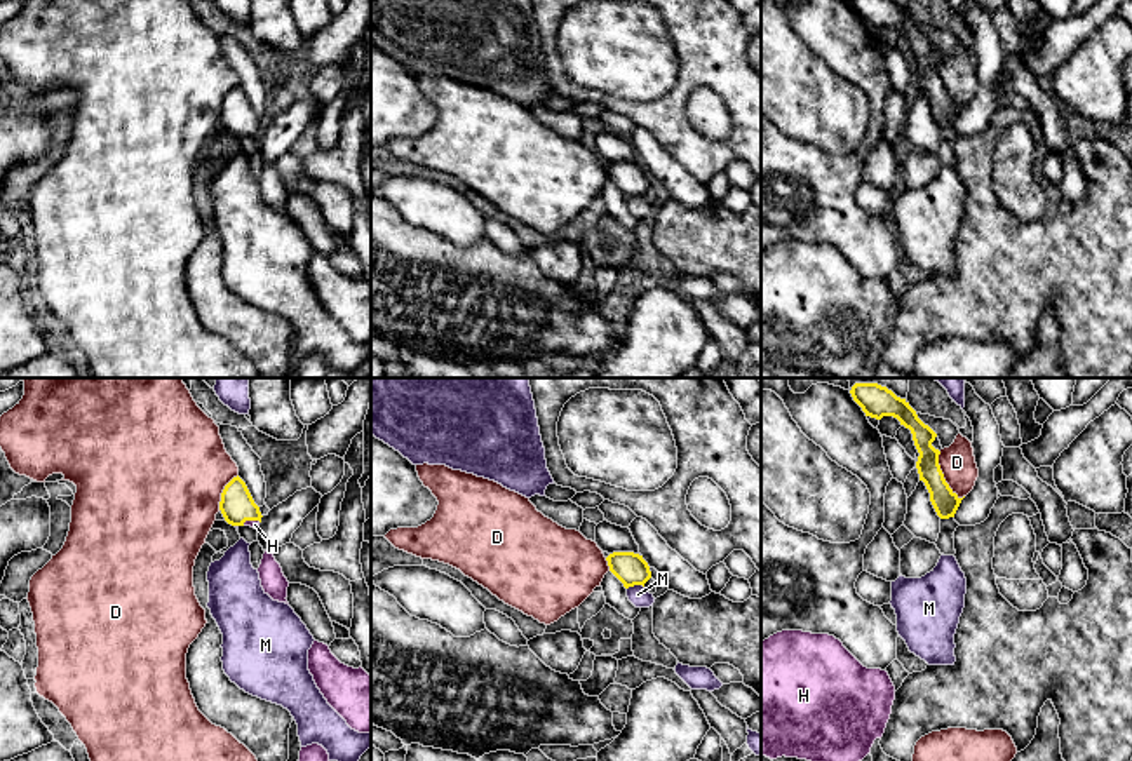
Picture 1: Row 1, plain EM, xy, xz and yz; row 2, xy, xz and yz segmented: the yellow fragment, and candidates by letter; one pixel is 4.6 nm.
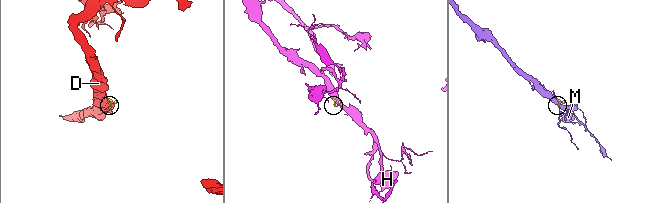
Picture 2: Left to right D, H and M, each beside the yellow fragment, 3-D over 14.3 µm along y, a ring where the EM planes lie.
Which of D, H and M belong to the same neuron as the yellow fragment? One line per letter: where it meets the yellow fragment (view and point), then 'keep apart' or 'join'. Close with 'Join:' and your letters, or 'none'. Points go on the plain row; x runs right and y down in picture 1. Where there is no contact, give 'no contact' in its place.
D: contact yz (943, 86); keep apart
H: contact xy (251, 129); join
M: contact xz (634, 194); keep apart
Join: H

